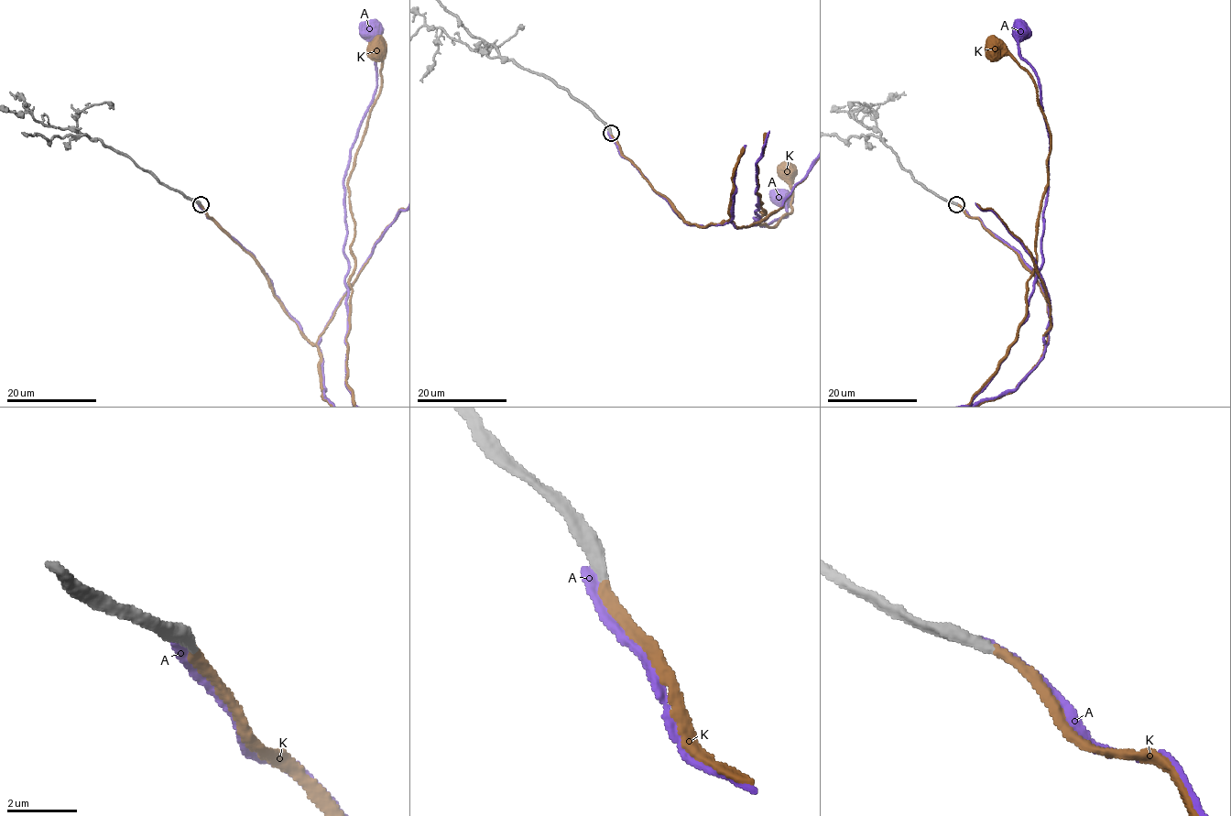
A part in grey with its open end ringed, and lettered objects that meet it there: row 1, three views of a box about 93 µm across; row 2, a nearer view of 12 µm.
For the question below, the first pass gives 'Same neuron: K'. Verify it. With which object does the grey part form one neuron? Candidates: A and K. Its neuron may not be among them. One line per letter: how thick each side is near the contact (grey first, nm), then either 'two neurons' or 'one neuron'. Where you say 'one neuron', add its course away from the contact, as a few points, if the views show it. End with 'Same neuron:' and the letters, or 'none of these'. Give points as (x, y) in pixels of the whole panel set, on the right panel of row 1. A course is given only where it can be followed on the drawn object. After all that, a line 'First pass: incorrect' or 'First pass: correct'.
A: 400/320 nm | two neurons
K: 360/280 nm | one neuron
Same neuron: K
First pass: correct

